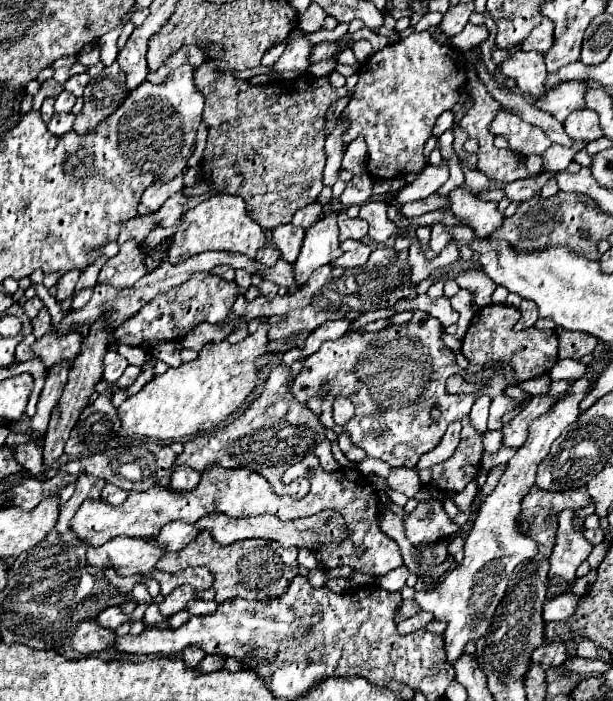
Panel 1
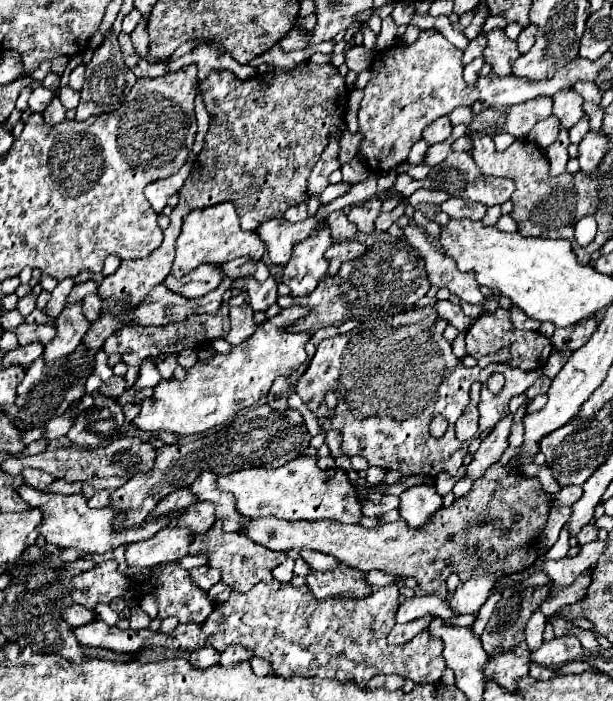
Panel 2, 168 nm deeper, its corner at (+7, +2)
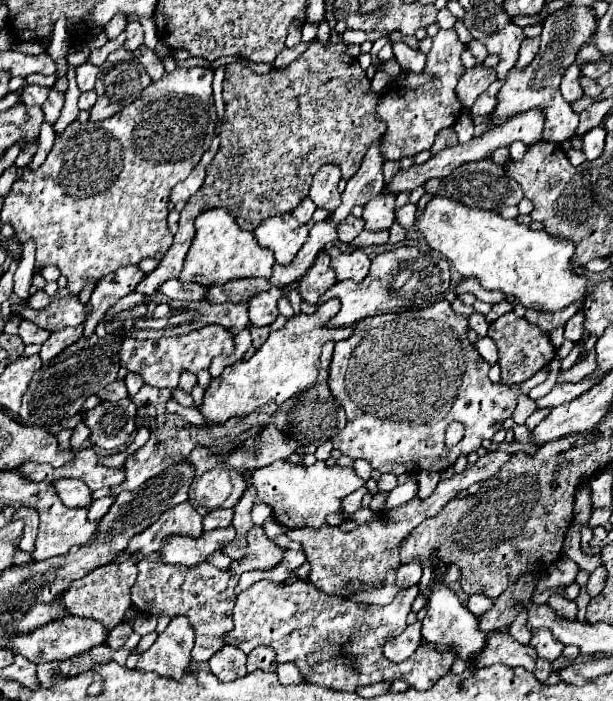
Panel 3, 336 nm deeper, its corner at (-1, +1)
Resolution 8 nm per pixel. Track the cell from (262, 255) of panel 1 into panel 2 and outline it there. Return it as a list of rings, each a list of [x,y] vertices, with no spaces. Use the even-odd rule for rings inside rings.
[[[258,260],[258,262],[254,262],[254,266],[250,268],[248,276],[254,276],[256,280],[266,280],[266,278],[270,276],[270,272],[268,272],[268,266],[266,266],[266,262],[264,262],[264,260]]]

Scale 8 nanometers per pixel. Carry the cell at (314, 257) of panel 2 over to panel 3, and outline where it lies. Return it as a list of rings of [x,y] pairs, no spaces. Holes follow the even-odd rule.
[[[318,253],[310,271],[298,281],[298,293],[310,305],[318,305],[320,297],[336,283],[336,275],[330,267],[330,257],[326,253]]]

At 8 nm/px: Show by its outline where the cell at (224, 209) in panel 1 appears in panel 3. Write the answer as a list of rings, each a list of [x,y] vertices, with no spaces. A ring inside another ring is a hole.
[[[212,209],[200,213],[200,217],[196,219],[196,237],[184,259],[184,269],[178,275],[178,279],[182,283],[198,283],[204,287],[224,285],[232,279],[246,279],[246,277],[268,279],[272,275],[272,265],[274,265],[274,253],[258,247],[254,235],[250,231],[242,231],[226,209]]]

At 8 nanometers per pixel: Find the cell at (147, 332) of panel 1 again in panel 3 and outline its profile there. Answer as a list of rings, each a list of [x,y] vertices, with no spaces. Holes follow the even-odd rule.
[[[206,325],[198,331],[192,331],[182,337],[164,337],[158,341],[138,341],[138,339],[124,339],[120,349],[120,365],[126,367],[130,373],[142,375],[144,383],[156,389],[176,389],[178,379],[184,371],[198,373],[210,367],[210,361],[216,355],[230,355],[234,351],[234,335],[220,325]]]

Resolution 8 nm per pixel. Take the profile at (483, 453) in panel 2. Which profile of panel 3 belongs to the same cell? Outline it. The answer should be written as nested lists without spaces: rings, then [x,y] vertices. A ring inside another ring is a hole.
[[[494,451],[480,457],[476,463],[468,463],[462,473],[456,473],[450,479],[442,479],[438,483],[432,497],[422,501],[420,497],[410,499],[408,503],[376,513],[368,523],[358,525],[352,531],[340,531],[338,527],[324,525],[320,529],[290,529],[286,535],[294,541],[298,541],[304,547],[306,561],[310,563],[310,583],[320,589],[326,595],[338,595],[348,597],[356,603],[372,603],[372,605],[386,605],[390,603],[400,587],[396,585],[396,573],[402,565],[398,557],[398,545],[428,517],[438,515],[438,511],[458,495],[458,491],[468,489],[472,483],[486,481],[488,477],[494,477],[498,469],[508,461],[510,453]]]

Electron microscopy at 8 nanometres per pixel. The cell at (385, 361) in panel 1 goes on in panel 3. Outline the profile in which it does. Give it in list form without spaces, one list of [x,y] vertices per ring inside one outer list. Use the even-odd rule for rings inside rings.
[[[440,301],[428,309],[384,313],[366,317],[356,325],[350,339],[338,341],[330,365],[330,391],[342,403],[348,425],[332,439],[334,449],[352,459],[366,459],[380,473],[418,473],[418,471],[444,471],[462,453],[480,449],[482,441],[502,429],[504,419],[512,417],[518,395],[528,393],[542,383],[548,371],[538,371],[522,385],[502,385],[488,379],[490,363],[486,363],[478,349],[468,341],[468,317],[452,311],[448,301]],[[460,421],[466,427],[466,437],[456,447],[448,449],[444,443],[444,431],[448,423]]]

